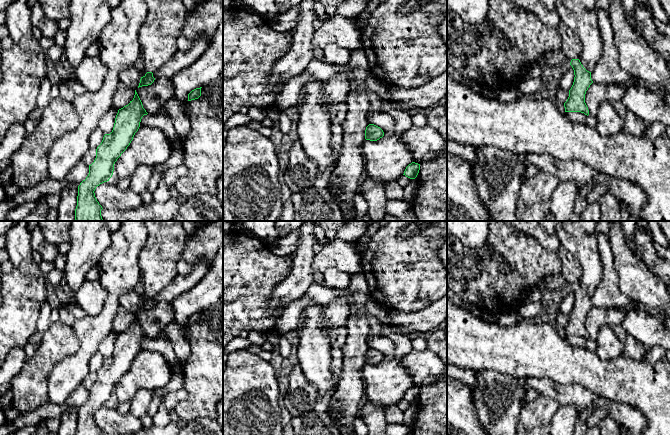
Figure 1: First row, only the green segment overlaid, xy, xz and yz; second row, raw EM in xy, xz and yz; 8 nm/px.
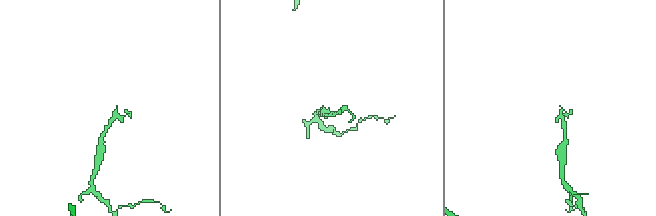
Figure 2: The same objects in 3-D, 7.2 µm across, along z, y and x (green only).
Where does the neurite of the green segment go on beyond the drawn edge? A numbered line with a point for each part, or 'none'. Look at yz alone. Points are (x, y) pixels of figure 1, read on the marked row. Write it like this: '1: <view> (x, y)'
1: yz (580, 15)

